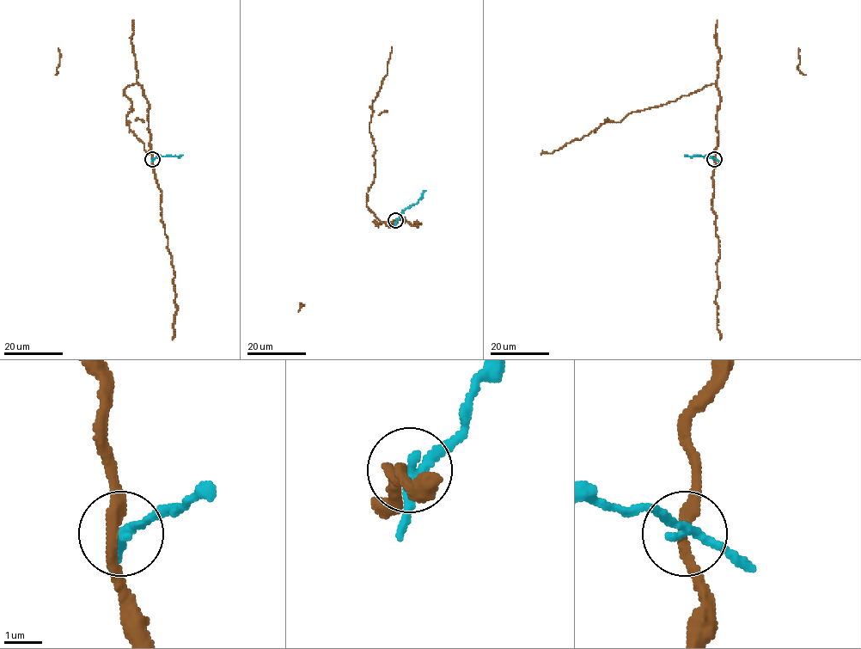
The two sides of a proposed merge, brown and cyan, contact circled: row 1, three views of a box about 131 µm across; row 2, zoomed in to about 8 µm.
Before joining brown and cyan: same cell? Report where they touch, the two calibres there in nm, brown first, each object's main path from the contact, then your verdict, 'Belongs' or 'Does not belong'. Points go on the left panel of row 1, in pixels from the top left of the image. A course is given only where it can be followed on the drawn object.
Place: (152, 159). Thickness 300 nm (brown) against 240 nm. Course of brown: (152, 159), (149, 102), (143, 88), (134, 83), (123, 90), (124, 95), (132, 103), (125, 121), (149, 155). Course of cyan: (152, 159), (182, 155). Does not belong

